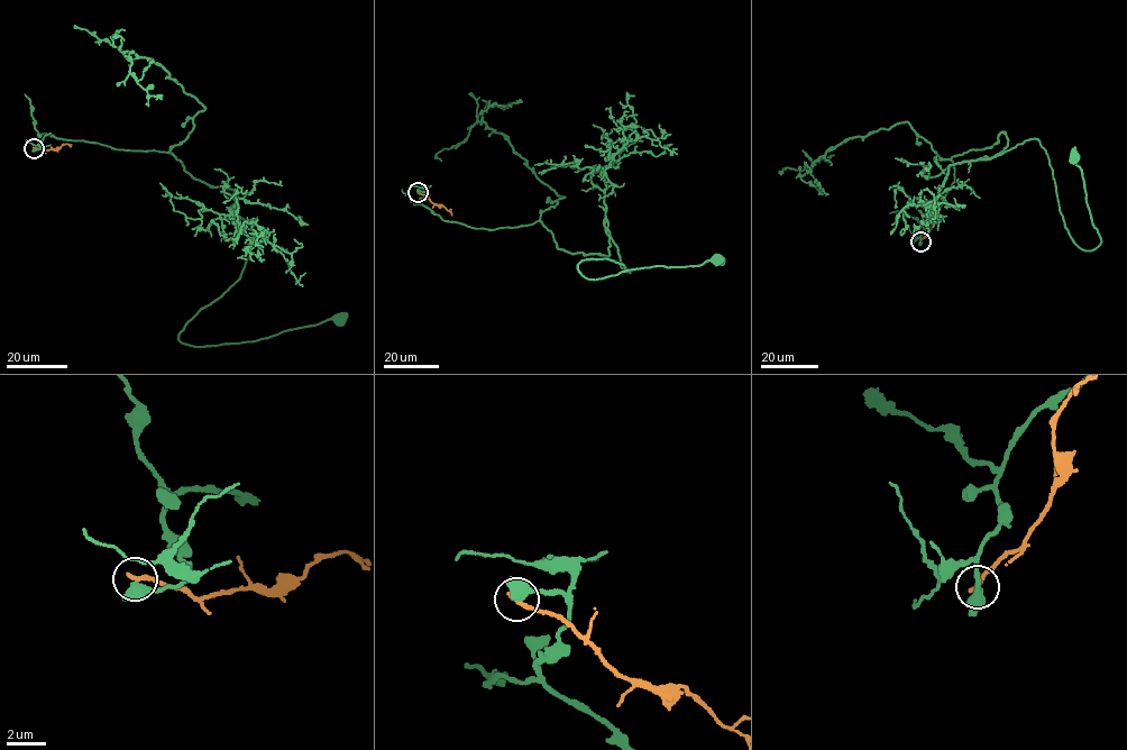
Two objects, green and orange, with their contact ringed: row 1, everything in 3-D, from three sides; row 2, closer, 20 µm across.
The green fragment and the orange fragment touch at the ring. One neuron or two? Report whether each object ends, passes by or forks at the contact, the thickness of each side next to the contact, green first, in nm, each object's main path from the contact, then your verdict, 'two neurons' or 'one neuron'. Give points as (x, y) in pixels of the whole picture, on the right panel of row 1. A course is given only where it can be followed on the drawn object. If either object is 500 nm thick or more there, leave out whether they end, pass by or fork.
green passes by; orange ends; calibres 400 and 280 nm; course green (921, 241), (955, 180), (951, 158), (1001, 133), (997, 155), (1040, 142), (1064, 225), (1097, 247), (1075, 156); course orange (921, 240), (931, 228), (932, 216), (938, 208); two neurons

